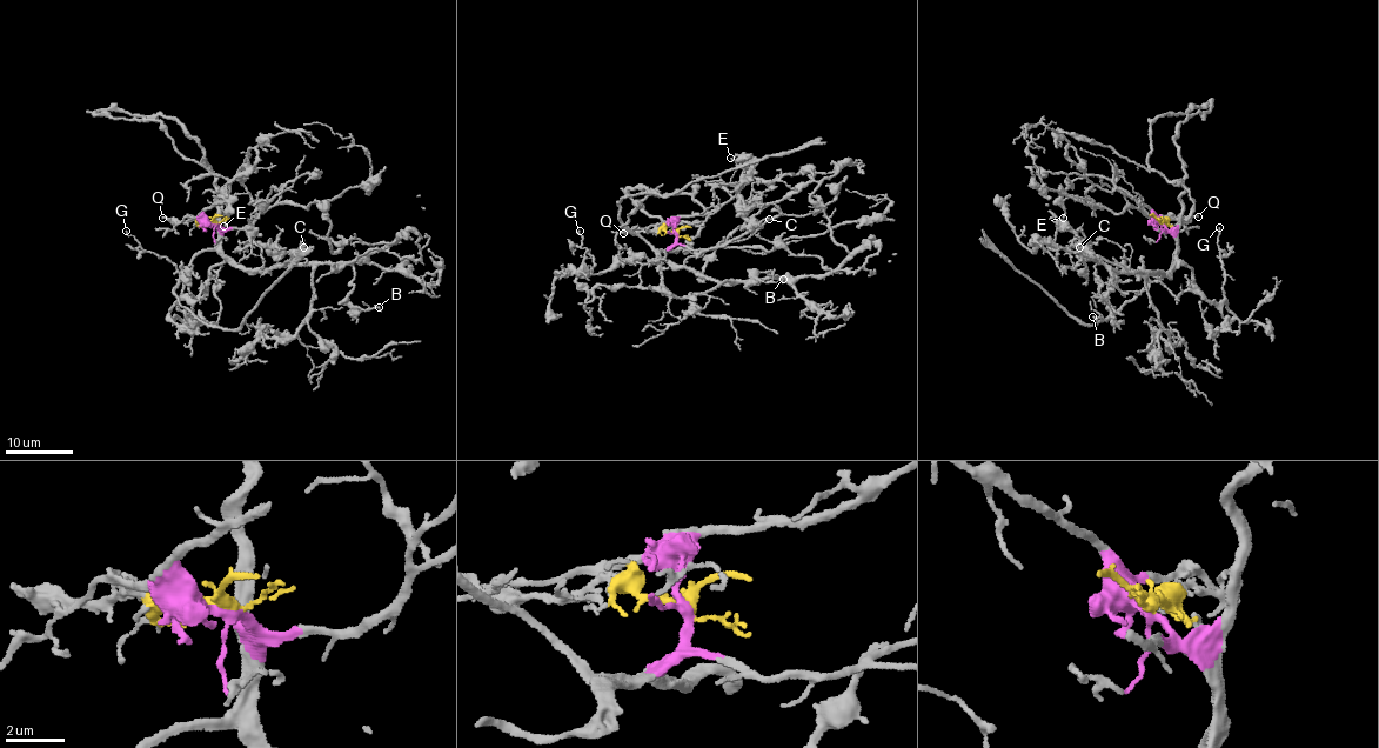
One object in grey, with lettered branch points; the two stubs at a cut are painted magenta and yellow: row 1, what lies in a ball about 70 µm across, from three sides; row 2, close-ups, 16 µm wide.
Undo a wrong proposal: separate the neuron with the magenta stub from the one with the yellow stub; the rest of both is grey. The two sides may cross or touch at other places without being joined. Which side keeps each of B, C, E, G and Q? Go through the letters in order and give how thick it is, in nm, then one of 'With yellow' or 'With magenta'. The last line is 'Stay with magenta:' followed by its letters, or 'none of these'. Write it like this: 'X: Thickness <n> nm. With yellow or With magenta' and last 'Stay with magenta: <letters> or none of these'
B: Thickness 160 nm. With magenta
C: Thickness 170 nm. With magenta
E: Thickness 150 nm. With magenta
G: Thickness 90 nm. With magenta
Q: Thickness 150 nm. With yellow
Stay with magenta: B, C, E, G

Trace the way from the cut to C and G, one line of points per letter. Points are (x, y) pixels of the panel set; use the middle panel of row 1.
C: (675, 233), (669, 248), (658, 253), (670, 264), (684, 265), (689, 256), (723, 246), (768, 219)
G: (675, 233), (671, 246), (648, 264), (620, 261), (591, 275), (584, 272), (594, 266), (578, 231)

